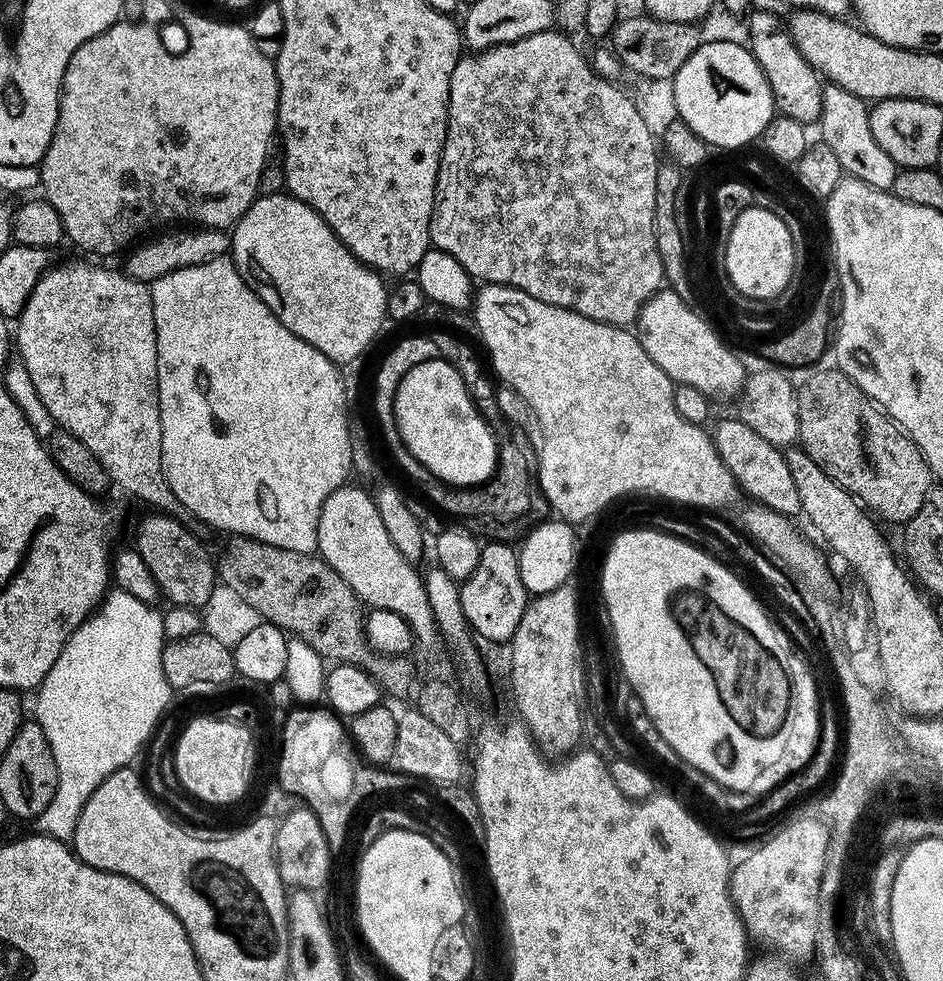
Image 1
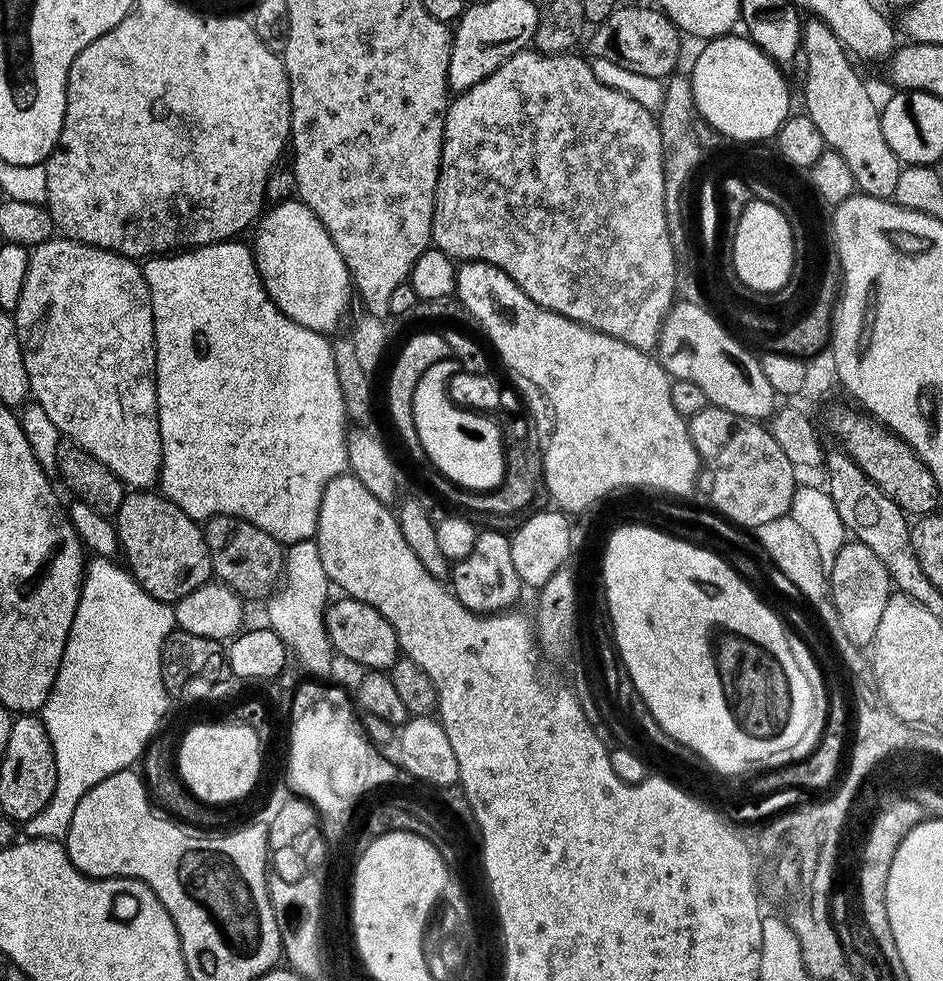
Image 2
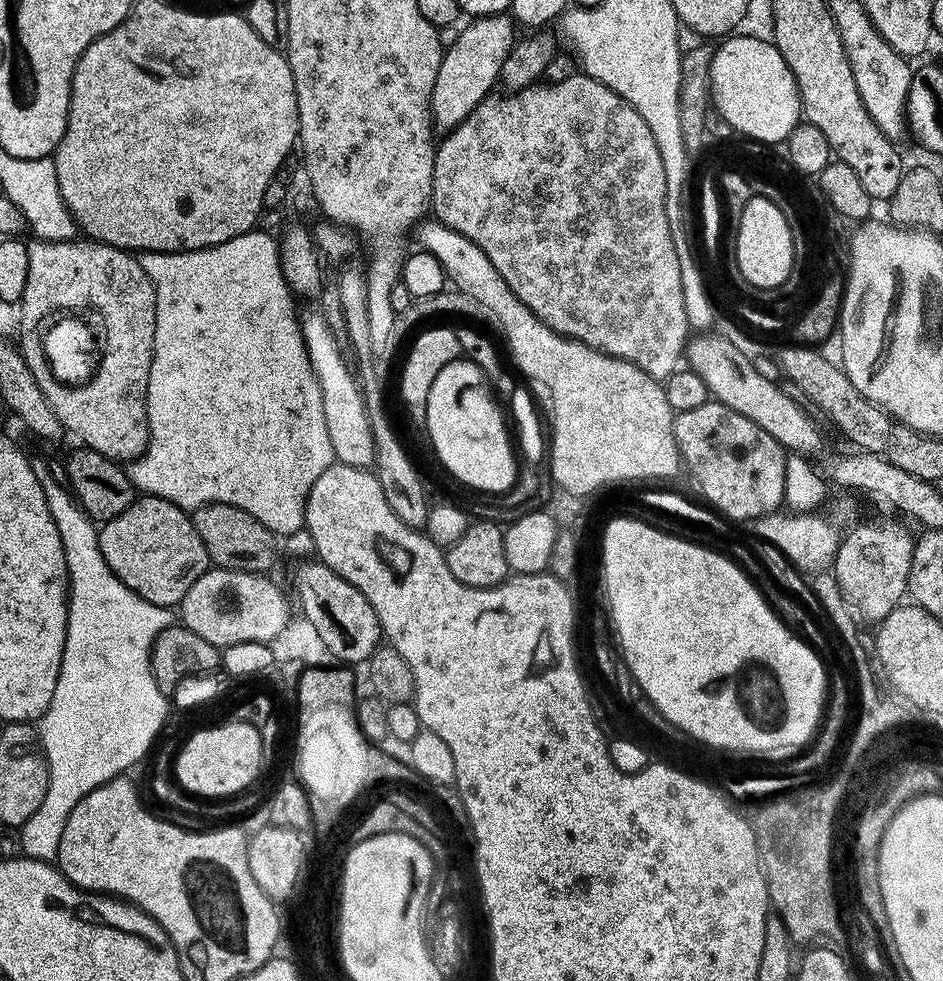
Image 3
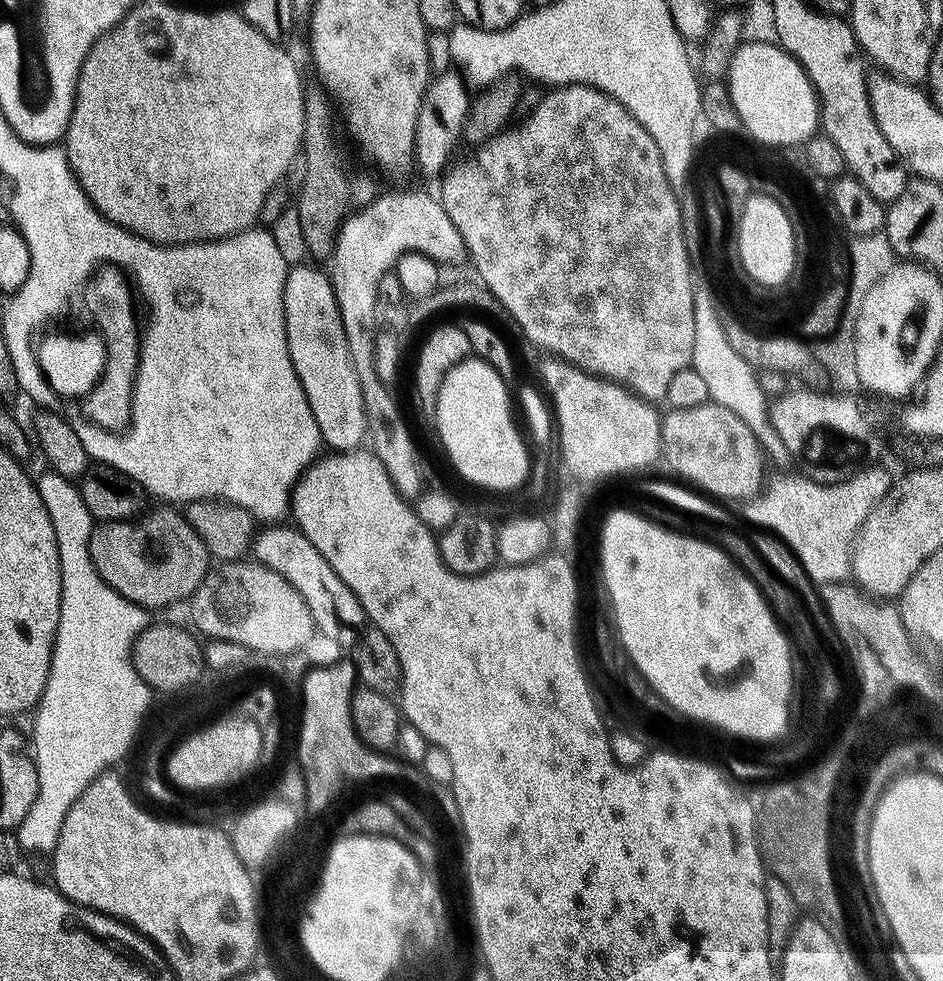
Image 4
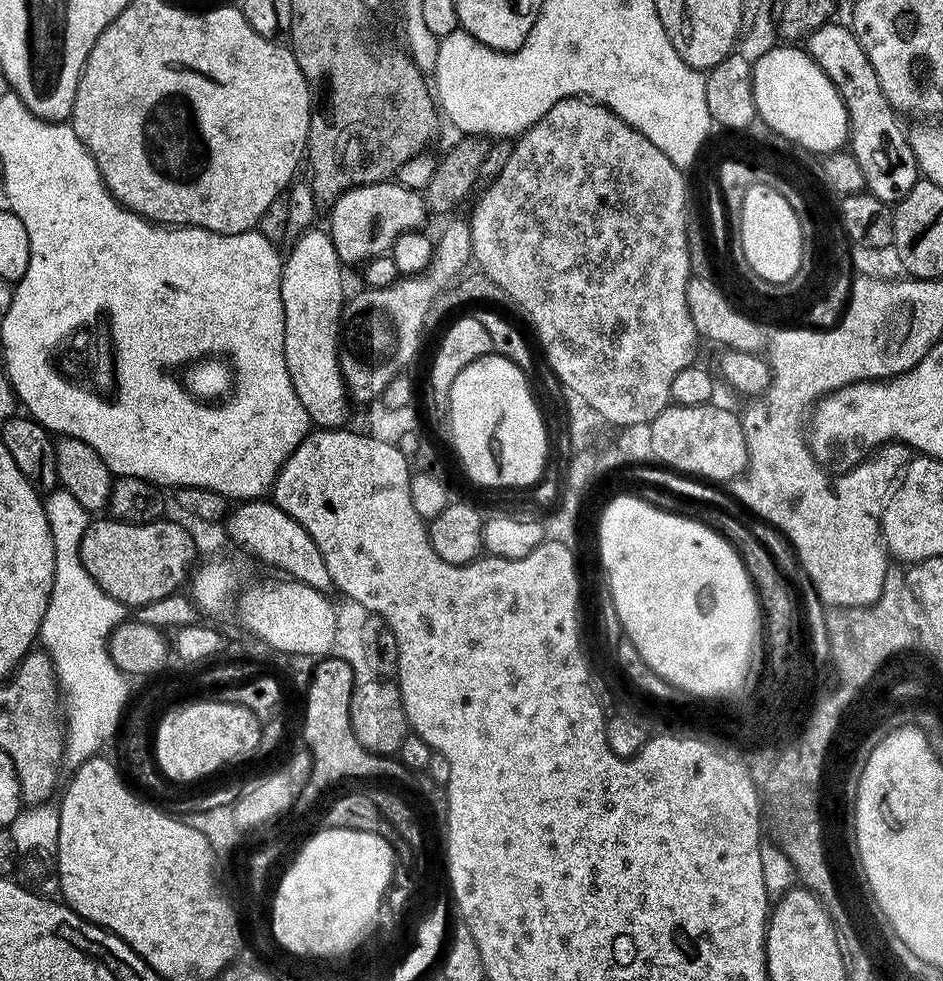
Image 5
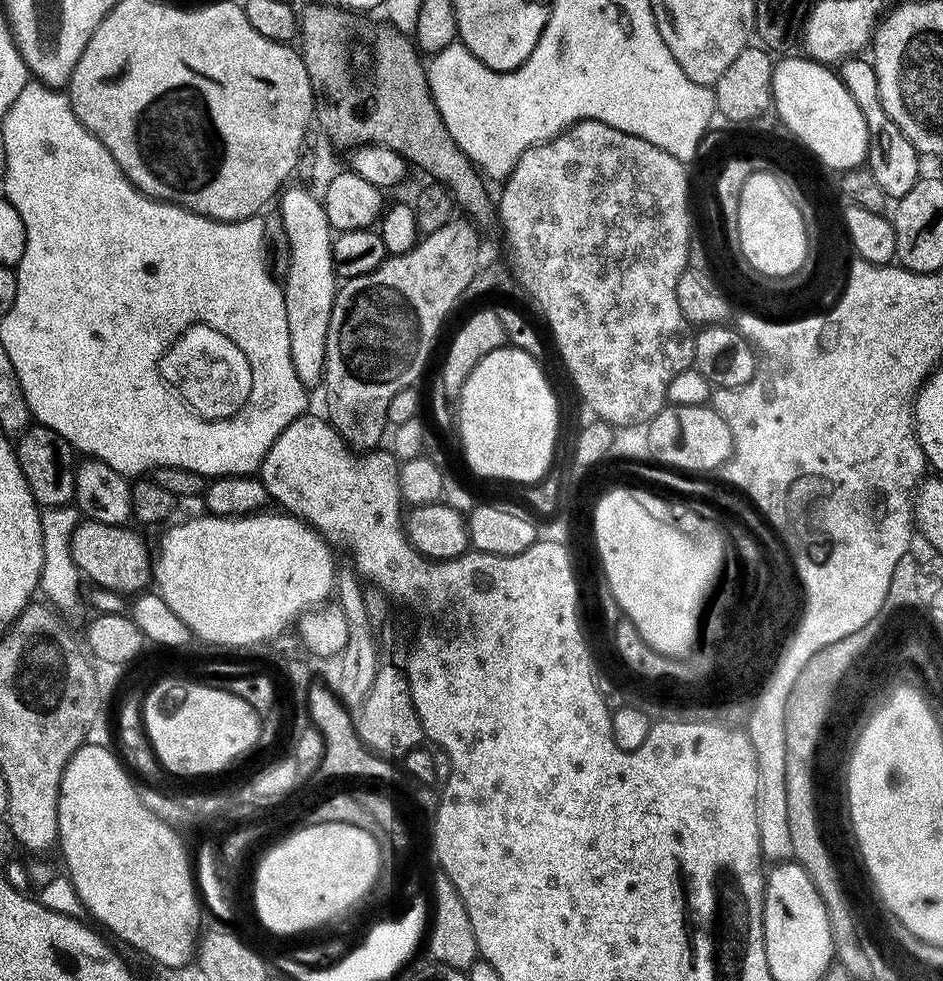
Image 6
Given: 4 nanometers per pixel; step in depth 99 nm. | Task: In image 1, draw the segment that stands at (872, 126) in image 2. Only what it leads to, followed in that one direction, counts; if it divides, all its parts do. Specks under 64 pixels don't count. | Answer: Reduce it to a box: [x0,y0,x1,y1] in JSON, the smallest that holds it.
[819,83,898,192]

